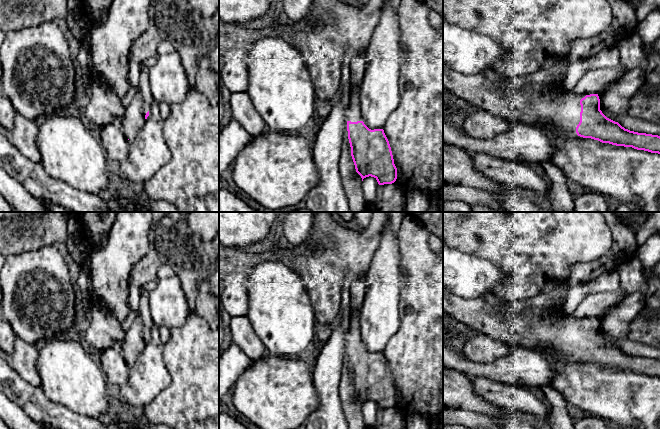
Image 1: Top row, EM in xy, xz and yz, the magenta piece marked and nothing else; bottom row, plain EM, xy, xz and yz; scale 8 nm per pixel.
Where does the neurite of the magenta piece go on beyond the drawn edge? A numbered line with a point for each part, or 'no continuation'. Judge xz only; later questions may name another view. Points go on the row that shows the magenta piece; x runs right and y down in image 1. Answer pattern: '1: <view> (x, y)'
1: xz (353, 113)

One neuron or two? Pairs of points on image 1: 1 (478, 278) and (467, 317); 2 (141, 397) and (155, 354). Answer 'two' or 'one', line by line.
1: two
2: one

